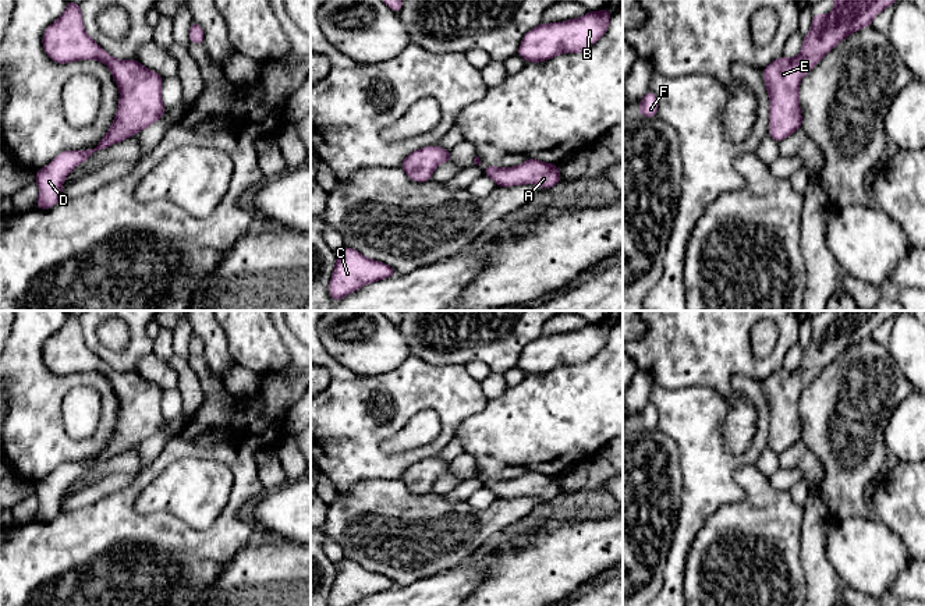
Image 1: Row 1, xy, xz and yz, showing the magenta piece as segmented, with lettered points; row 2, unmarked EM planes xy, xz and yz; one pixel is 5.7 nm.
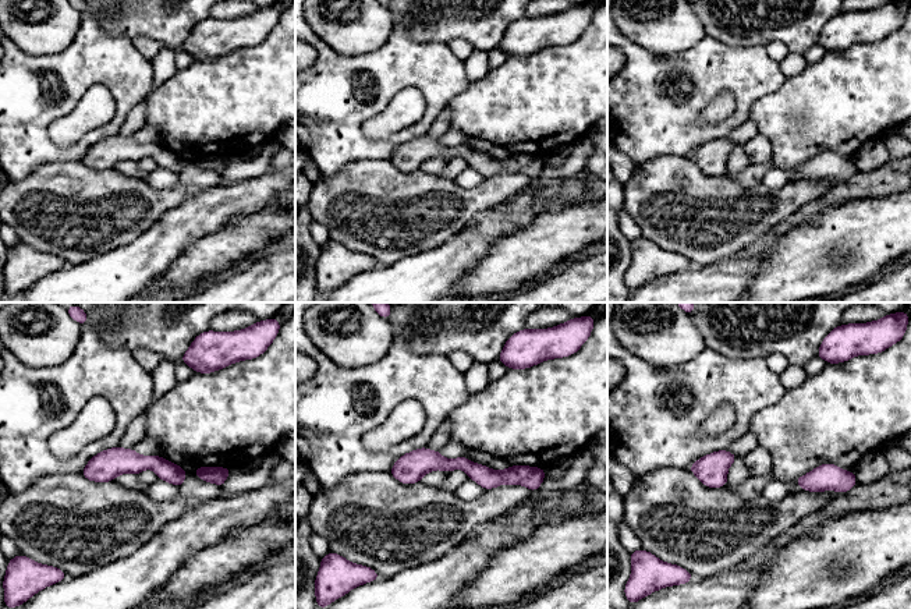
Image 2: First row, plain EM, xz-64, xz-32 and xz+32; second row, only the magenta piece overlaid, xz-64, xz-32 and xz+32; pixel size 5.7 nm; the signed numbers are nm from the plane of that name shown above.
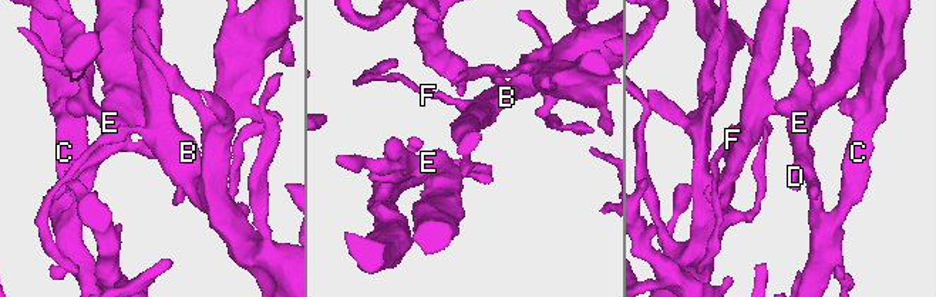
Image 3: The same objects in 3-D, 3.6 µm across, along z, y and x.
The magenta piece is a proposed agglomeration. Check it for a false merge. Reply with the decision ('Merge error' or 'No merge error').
No merge error

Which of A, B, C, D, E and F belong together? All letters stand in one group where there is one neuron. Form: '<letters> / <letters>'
A B C D E F

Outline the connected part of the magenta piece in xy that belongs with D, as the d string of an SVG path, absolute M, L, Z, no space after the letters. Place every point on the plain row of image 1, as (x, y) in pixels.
M67 312L61 329L45 341L42 357L45 365L59 376L78 372L104 375L120 404L114 433L95 460L64 463L35 483L39 499L36 520L50 521L61 511L63 495L78 476L92 465L139 446L163 429L166 419L162 412L163 389L137 372L118 372L104 364L86 345L79 316Z

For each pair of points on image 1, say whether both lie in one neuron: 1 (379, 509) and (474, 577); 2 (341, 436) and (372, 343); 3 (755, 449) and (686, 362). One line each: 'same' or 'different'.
1: different
2: different
3: same

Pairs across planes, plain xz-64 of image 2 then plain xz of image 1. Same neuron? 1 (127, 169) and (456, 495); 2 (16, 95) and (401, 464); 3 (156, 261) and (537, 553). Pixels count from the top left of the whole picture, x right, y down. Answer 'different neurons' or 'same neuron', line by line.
1: different neurons
2: same neuron
3: different neurons

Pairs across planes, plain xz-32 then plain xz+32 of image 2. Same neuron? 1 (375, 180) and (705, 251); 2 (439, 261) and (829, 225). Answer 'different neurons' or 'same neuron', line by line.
1: same neuron
2: different neurons

